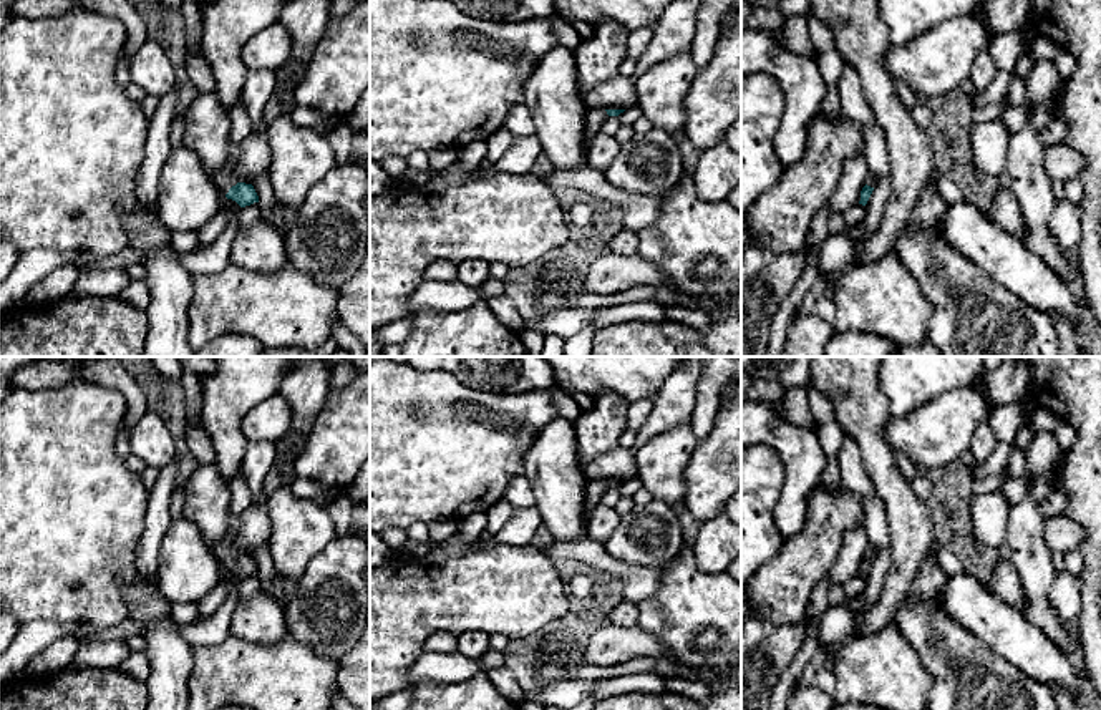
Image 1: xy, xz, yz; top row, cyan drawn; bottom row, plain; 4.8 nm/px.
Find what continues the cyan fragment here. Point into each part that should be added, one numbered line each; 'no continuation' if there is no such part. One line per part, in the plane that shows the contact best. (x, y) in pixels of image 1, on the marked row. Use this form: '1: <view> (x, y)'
1: xy (224, 179)

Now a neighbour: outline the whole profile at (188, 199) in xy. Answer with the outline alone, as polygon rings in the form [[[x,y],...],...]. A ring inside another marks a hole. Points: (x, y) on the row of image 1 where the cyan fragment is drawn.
[[[184,144],[171,149],[158,194],[158,217],[167,231],[199,232],[222,207],[224,196],[199,156]]]

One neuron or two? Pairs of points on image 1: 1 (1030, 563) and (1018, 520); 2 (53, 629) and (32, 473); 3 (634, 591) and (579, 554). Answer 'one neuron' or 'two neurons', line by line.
1: one neuron
2: two neurons
3: one neuron

